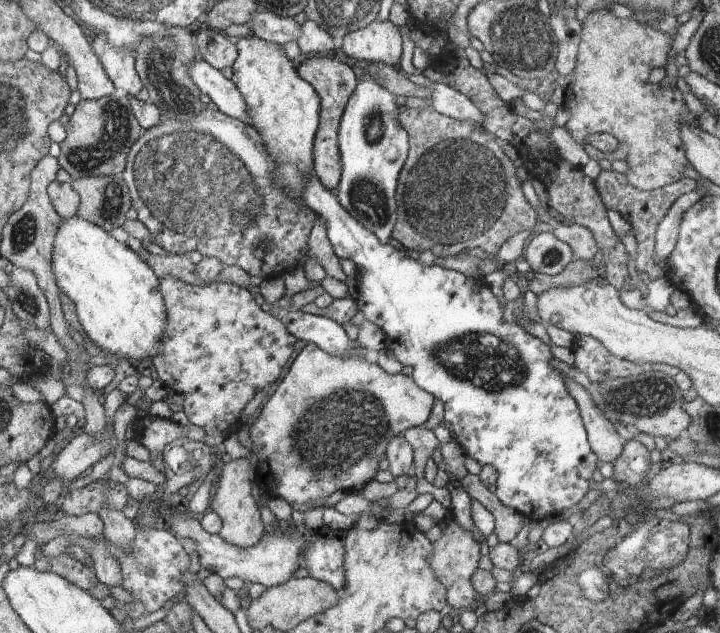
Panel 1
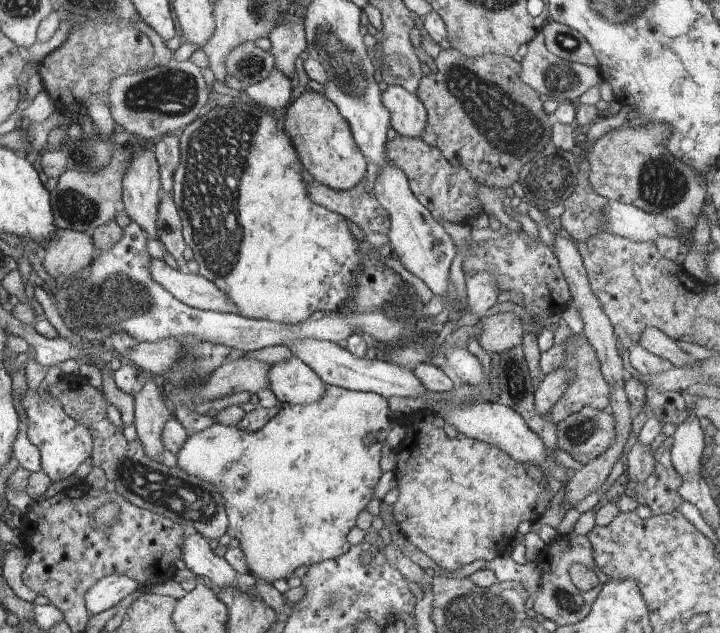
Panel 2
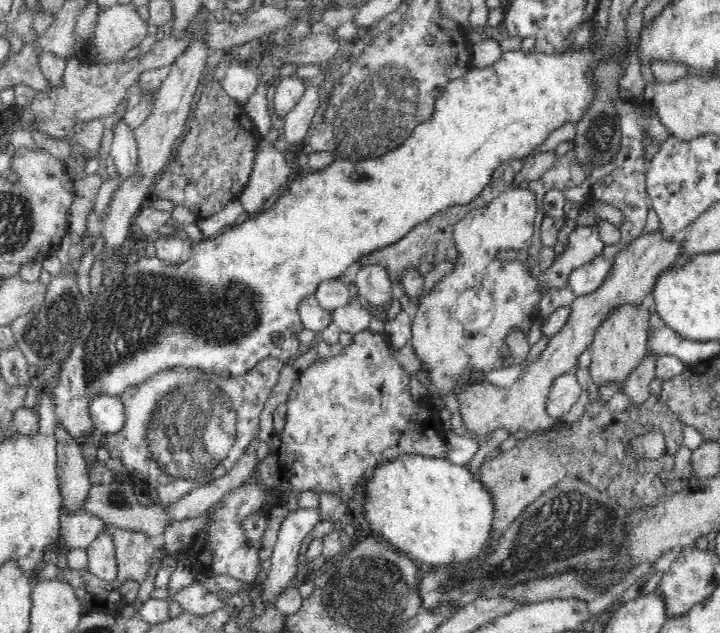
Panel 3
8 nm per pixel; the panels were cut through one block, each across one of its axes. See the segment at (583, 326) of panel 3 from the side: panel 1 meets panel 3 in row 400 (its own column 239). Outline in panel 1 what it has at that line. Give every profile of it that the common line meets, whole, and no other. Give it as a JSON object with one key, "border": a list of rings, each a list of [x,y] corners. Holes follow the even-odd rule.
{"border":[[[250,454],[249,457],[227,463],[215,482],[209,510],[213,510],[222,519],[219,535],[228,544],[253,547],[263,537],[264,527],[269,517],[267,513],[258,508],[258,504],[252,496],[252,482],[254,482],[256,472],[260,470],[263,469],[259,466],[259,458]]]}

